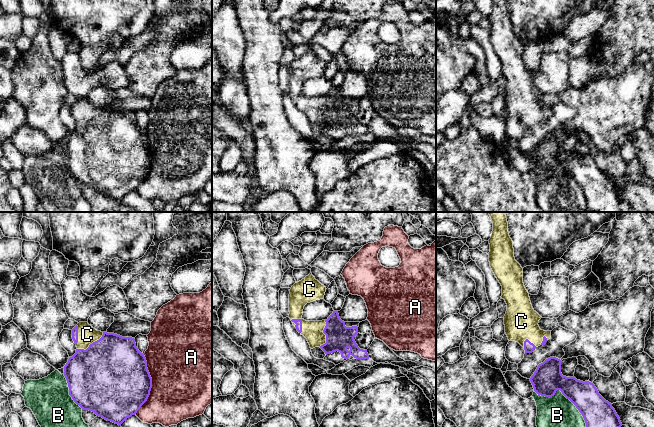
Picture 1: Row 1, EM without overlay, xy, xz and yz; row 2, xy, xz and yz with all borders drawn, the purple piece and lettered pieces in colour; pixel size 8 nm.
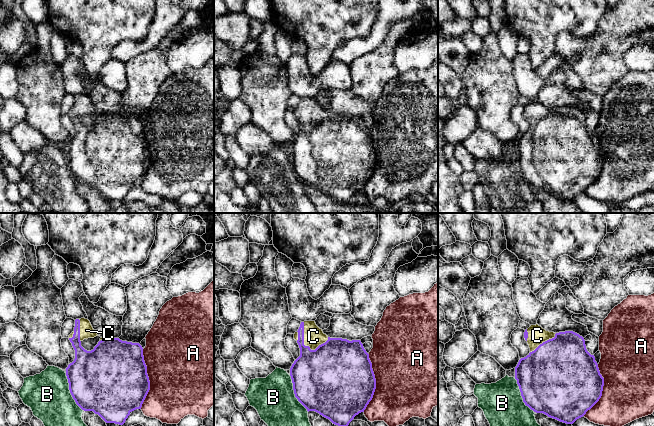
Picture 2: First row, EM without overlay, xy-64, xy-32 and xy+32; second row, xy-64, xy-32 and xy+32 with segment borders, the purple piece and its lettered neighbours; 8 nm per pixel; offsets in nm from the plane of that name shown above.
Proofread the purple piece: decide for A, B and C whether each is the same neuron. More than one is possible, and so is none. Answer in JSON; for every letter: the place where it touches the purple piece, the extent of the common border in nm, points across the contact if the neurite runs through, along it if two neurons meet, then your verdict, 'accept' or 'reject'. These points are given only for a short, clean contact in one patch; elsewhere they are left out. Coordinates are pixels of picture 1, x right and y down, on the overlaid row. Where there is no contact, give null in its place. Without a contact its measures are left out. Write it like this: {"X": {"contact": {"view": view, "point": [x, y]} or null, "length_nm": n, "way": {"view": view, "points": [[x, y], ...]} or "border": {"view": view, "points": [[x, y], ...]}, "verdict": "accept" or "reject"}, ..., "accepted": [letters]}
{"A": {"contact": {"view": "xy", "point": [151, 384]}, "length_nm": 500, "verdict": "reject"}, "B": {"contact": {"view": "yz", "point": [564, 395]}, "length_nm": 500, "verdict": "reject"}, "C": {"contact": {"view": "xy", "point": [92, 343]}, "length_nm": 260, "verdict": "accept"}, "accepted": ["C"]}

